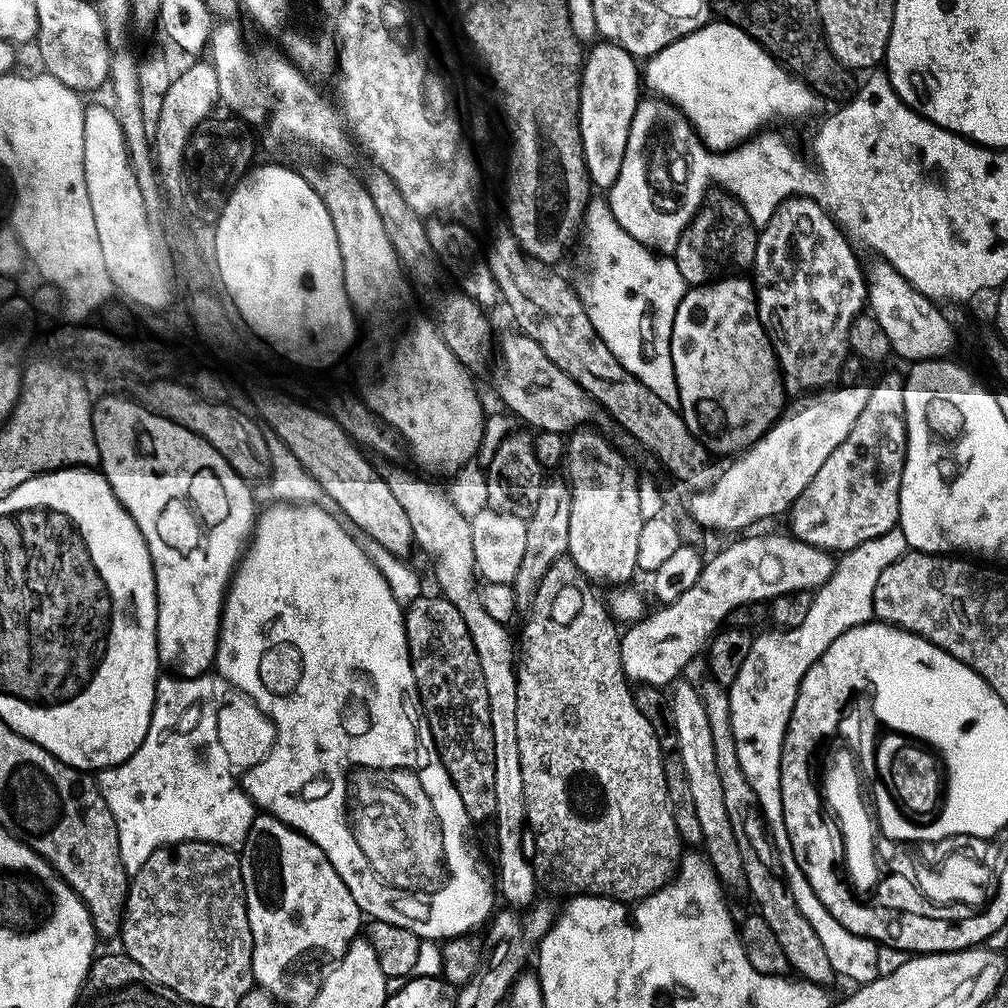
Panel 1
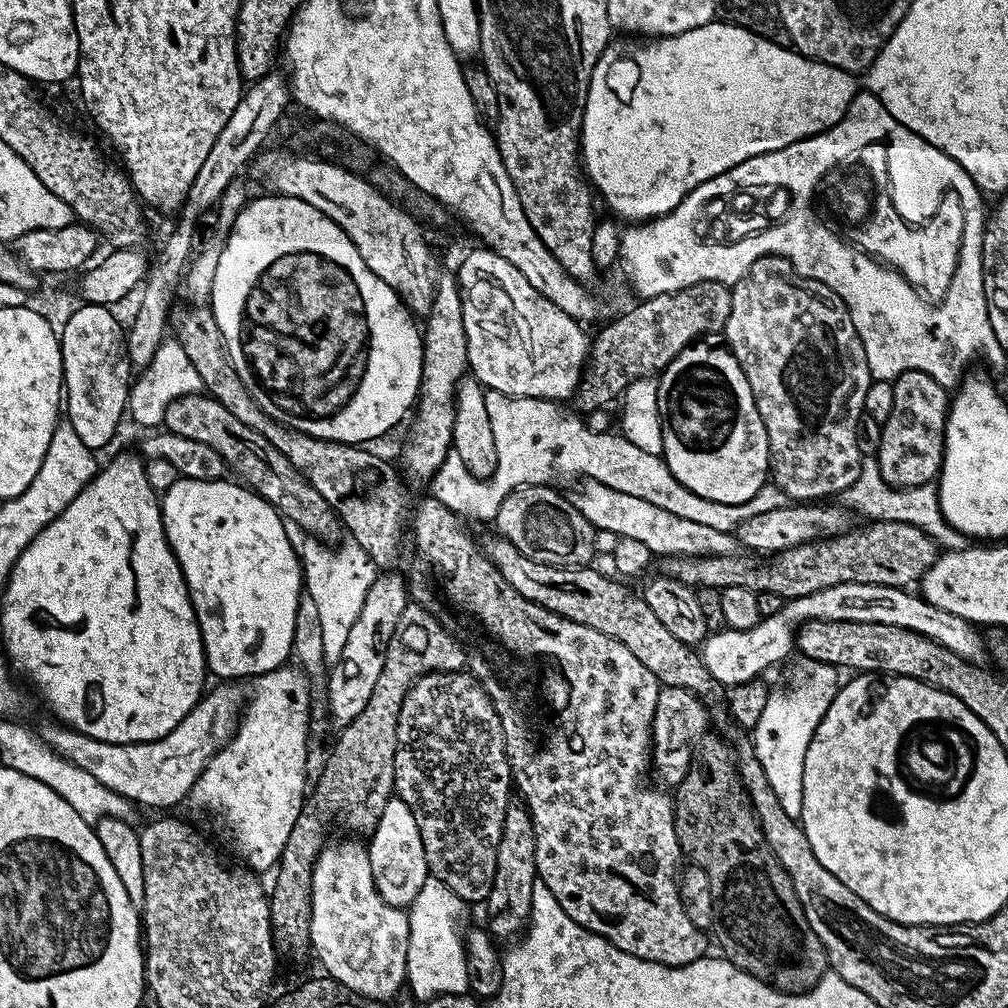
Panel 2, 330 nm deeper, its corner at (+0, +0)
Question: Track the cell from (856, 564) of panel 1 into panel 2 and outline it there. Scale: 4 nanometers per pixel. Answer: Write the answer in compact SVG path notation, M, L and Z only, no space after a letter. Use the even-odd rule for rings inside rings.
M809 659L803 663L804 677L797 684L790 685L785 692L769 691L766 710L762 710L758 726L750 732L758 762L762 762L762 770L766 770L766 779L770 781L774 794L778 794L782 810L797 821L802 814L802 770L806 750L826 710L830 710L830 702L835 698L838 687L838 672L831 664L820 664Z

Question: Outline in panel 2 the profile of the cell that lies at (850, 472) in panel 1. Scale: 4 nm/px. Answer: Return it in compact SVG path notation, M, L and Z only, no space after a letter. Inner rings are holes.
M910 370L897 376L892 384L894 390L894 410L881 430L881 446L875 454L882 478L894 488L913 488L931 484L939 477L940 464L944 460L944 431L950 403L949 389L944 388L930 374Z

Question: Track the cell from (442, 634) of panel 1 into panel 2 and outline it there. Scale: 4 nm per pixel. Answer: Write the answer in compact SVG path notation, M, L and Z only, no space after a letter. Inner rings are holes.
M431 672L414 682L398 714L394 778L395 795L410 806L414 822L418 822L429 873L446 882L446 886L466 902L487 901L496 873L496 851L502 838L502 822L510 803L510 773L502 722L491 698L471 672Z

